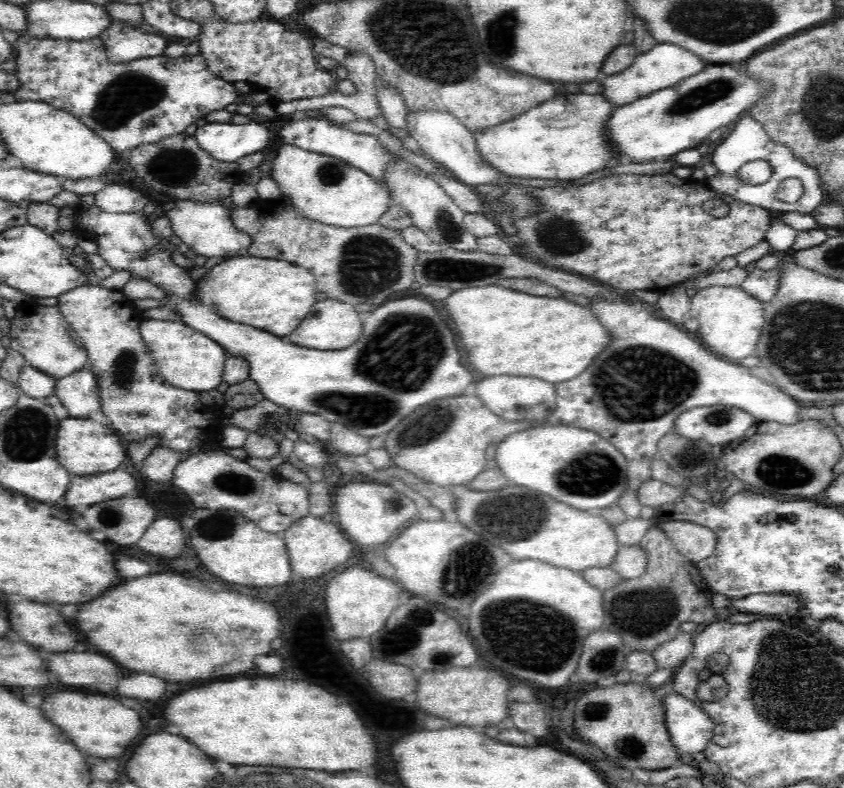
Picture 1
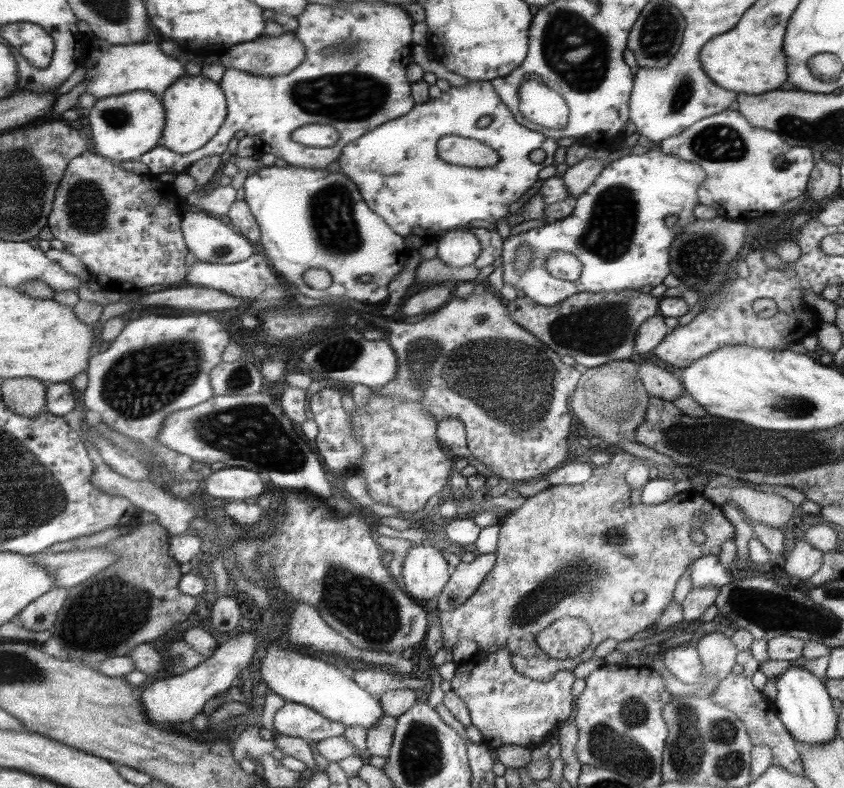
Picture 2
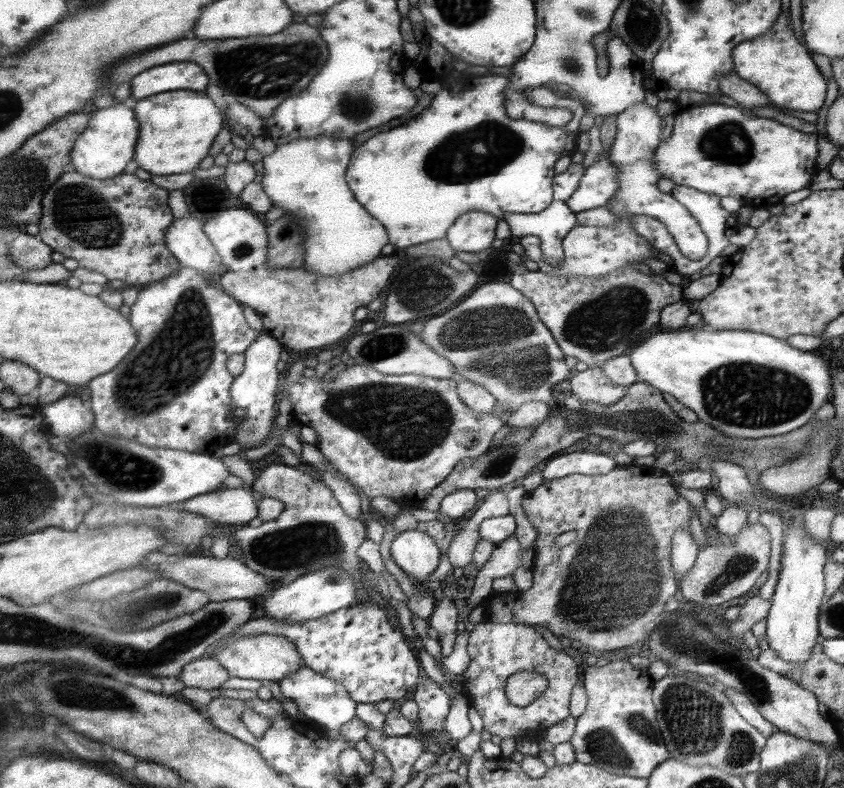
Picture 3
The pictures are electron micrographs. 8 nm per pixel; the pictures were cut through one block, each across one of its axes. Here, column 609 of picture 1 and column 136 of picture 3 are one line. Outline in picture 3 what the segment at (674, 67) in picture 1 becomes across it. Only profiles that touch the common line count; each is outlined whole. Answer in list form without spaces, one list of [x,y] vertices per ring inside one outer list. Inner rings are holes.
[[[172,62],[170,66],[154,66],[144,70],[131,83],[131,102],[174,90],[196,90],[205,92],[211,84],[202,65],[195,62]]]

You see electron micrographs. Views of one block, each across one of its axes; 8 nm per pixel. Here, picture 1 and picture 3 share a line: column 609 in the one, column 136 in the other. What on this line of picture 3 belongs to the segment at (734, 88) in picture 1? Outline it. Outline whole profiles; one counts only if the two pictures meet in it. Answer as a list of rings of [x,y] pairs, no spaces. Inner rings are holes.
[[[131,102],[118,103],[115,106],[99,109],[93,114],[88,130],[71,150],[72,168],[82,174],[88,174],[92,178],[98,178],[98,180],[108,180],[120,176],[134,156],[134,148],[137,148],[140,132],[141,123],[134,114]]]

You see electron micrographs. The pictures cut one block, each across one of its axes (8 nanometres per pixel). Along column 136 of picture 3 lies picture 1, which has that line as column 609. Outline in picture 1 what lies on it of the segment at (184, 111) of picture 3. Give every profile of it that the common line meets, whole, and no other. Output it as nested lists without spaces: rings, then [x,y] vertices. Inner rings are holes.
[[[564,92],[512,120],[476,130],[471,136],[478,149],[479,160],[490,165],[495,172],[518,178],[576,180],[602,170],[610,162],[610,153],[602,144],[601,131],[603,122],[615,106],[599,93]]]

